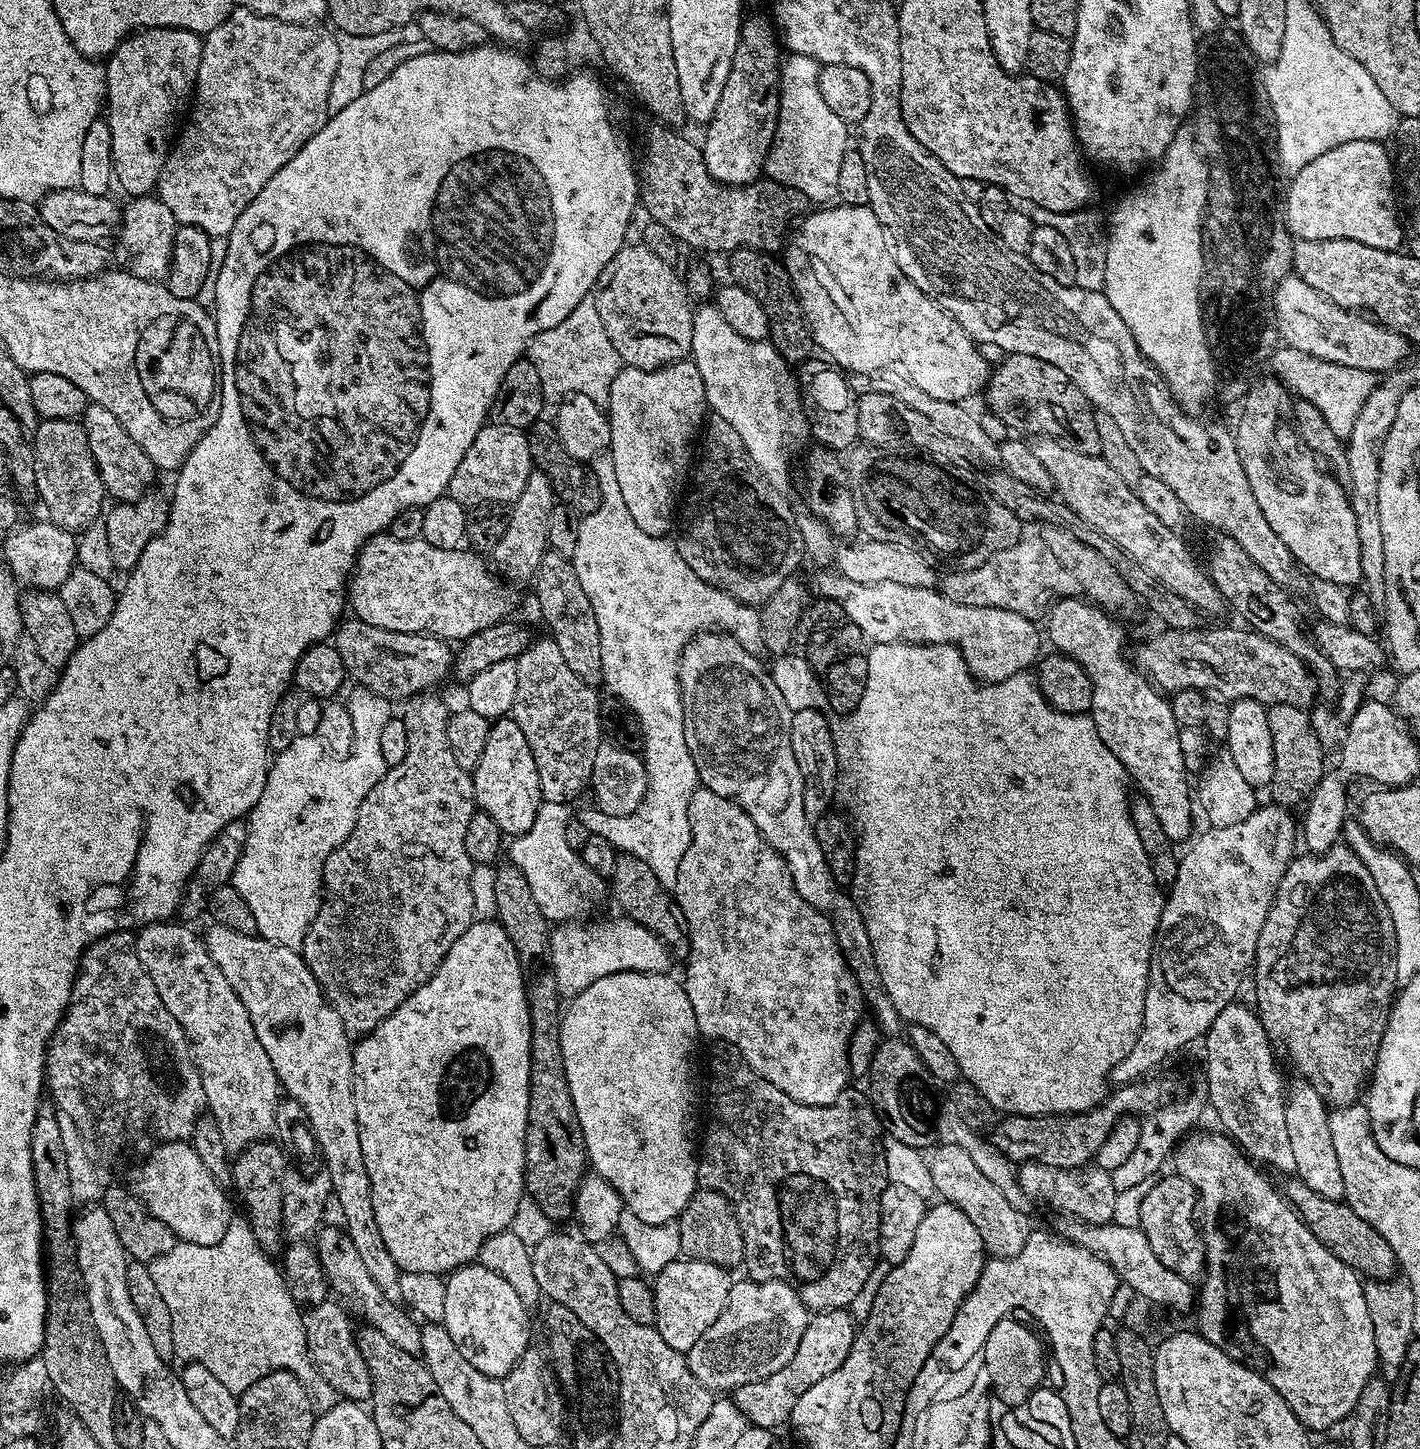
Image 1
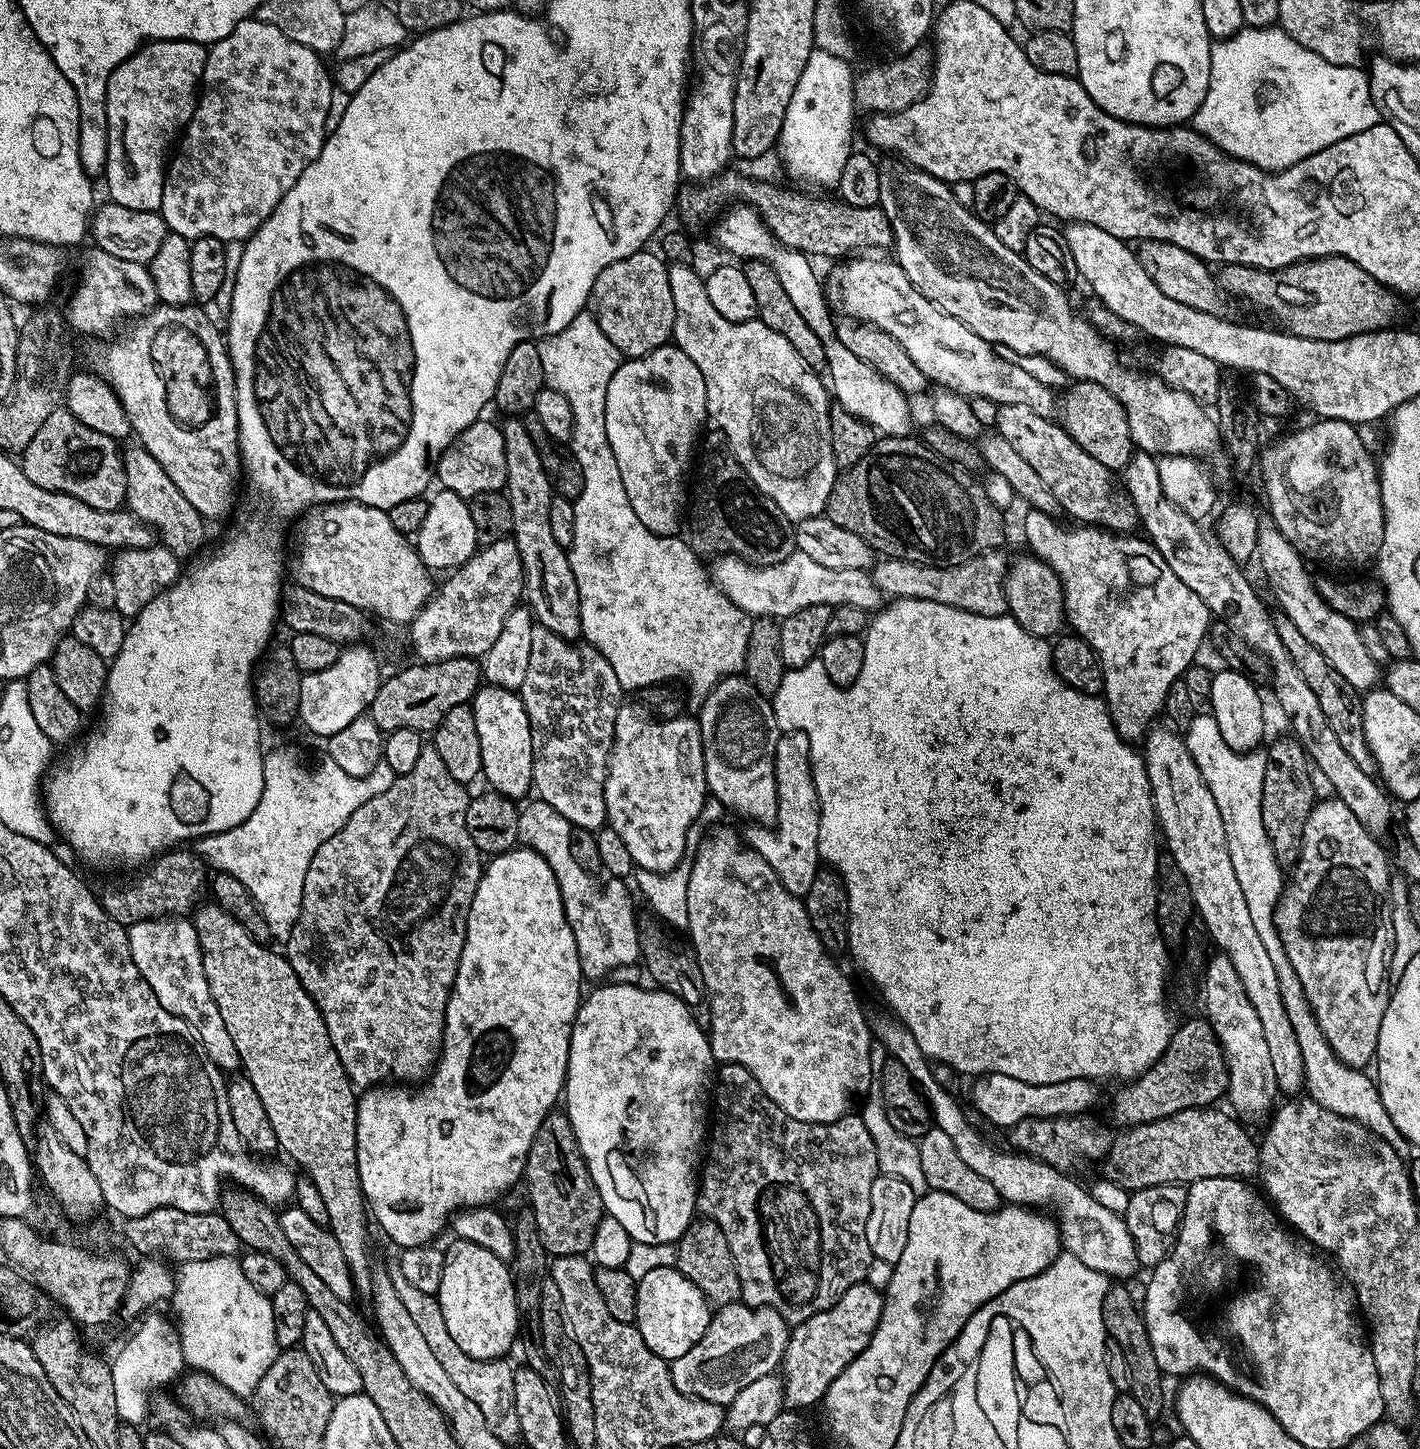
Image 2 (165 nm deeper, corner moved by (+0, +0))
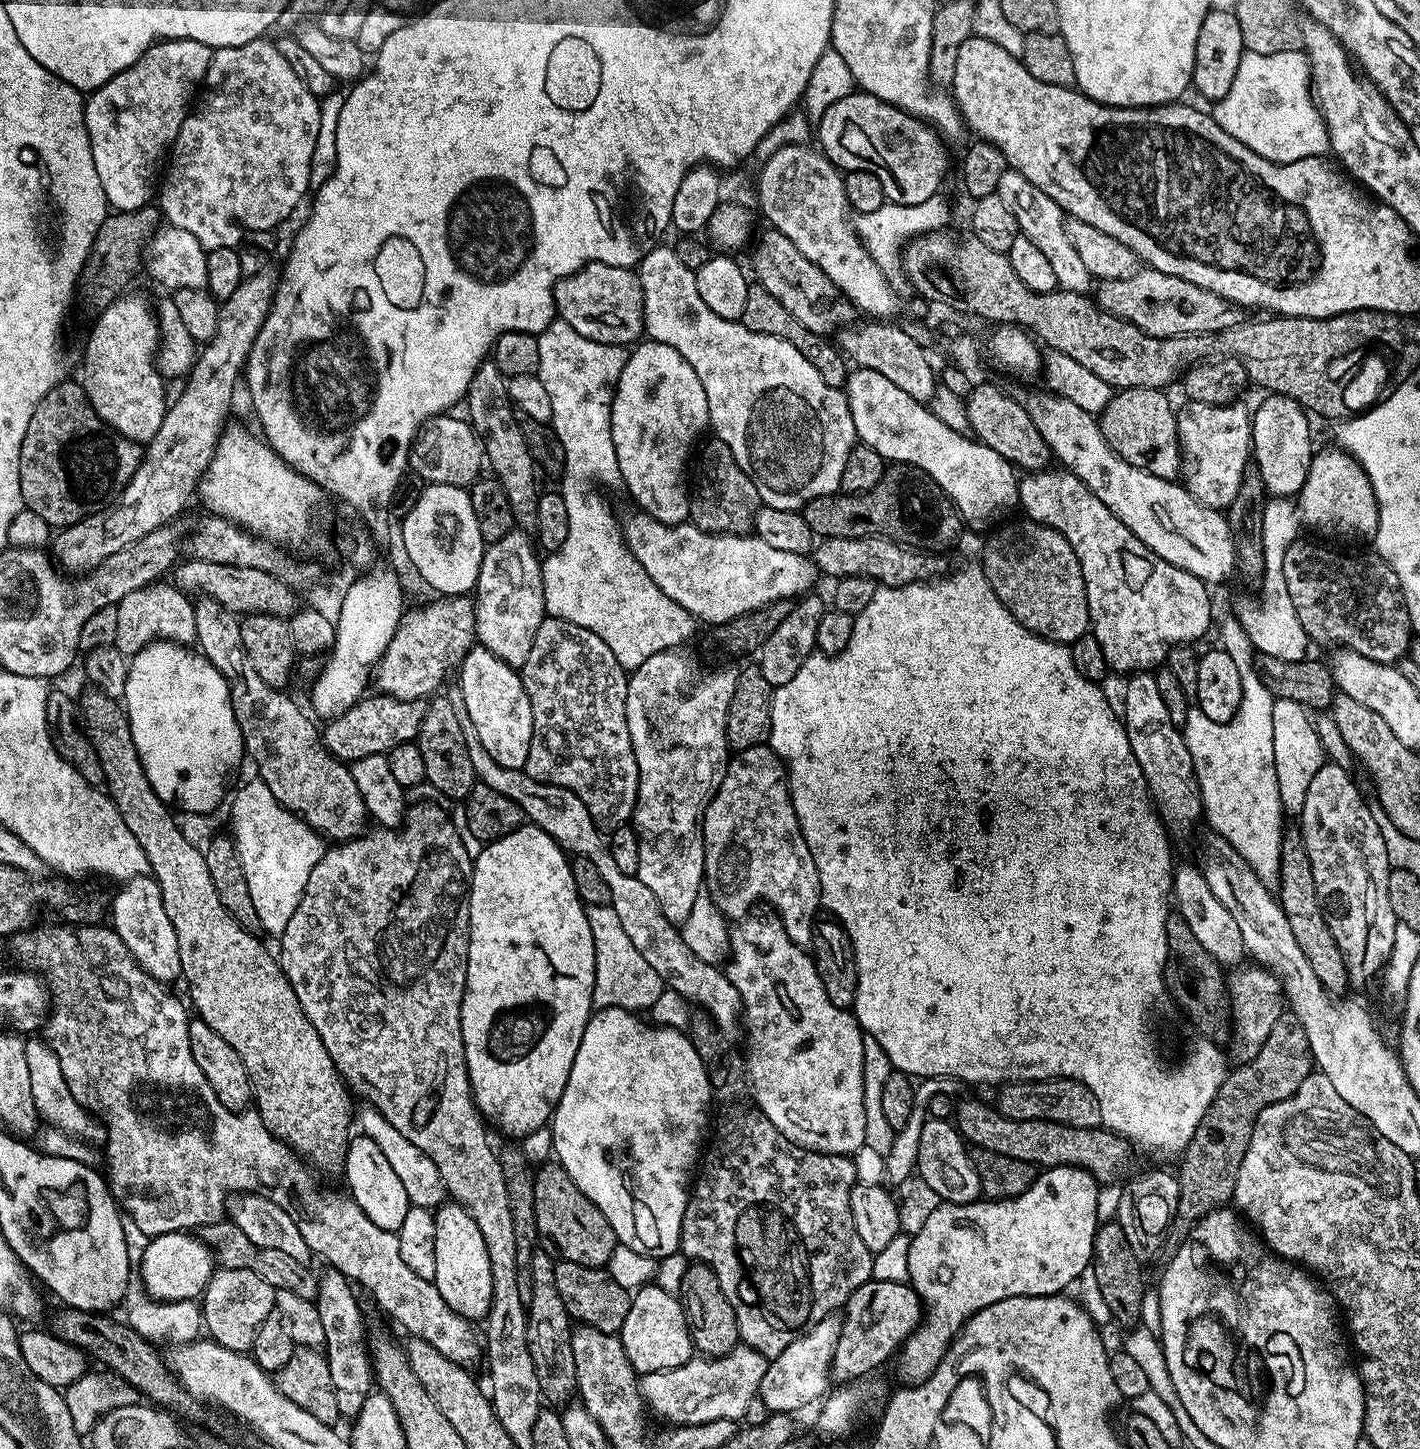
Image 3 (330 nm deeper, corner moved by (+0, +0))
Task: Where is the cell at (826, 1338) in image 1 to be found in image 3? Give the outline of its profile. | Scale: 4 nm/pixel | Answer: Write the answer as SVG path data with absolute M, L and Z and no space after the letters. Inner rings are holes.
M871 1279L858 1286L842 1309L840 1337L832 1359L831 1379L843 1386L875 1373L872 1372L875 1368L882 1367L888 1359L891 1361L899 1353L904 1341L911 1332L915 1332L921 1319L920 1295L908 1284Z

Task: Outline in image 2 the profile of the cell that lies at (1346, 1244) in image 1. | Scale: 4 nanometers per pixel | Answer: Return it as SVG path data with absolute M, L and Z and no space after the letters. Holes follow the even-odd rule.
M1186 1109L1158 1121L1125 1127L1103 1156L1105 1178L1120 1188L1135 1190L1159 1184L1187 1186L1202 1178L1255 1177L1260 1158L1257 1141L1252 1141L1249 1129L1235 1115L1218 1109Z

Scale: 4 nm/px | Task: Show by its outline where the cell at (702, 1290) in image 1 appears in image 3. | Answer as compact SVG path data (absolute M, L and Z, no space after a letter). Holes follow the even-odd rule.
M653 1282L635 1289L631 1297L630 1310L626 1310L626 1322L622 1322L618 1335L632 1369L637 1374L670 1370L693 1359L692 1335L679 1295L667 1293Z

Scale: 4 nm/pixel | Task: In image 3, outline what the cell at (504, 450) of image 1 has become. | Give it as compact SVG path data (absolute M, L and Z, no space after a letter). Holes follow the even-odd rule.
M441 414L433 416L421 427L417 437L412 441L412 446L408 450L408 466L411 475L421 476L425 485L445 484L446 486L458 486L467 489L481 475L480 467L483 469L486 464L484 446L481 437L472 429L472 425L467 419L460 420L456 414Z

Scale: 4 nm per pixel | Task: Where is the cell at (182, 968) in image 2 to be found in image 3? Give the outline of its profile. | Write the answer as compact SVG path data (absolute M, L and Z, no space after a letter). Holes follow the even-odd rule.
M151 874L131 876L119 885L120 893L110 900L110 926L122 938L126 950L140 963L140 967L159 980L161 984L171 985L171 980L179 981L180 959L178 958L178 934L174 930L174 922L166 914L166 906L162 906L162 890L156 877Z

